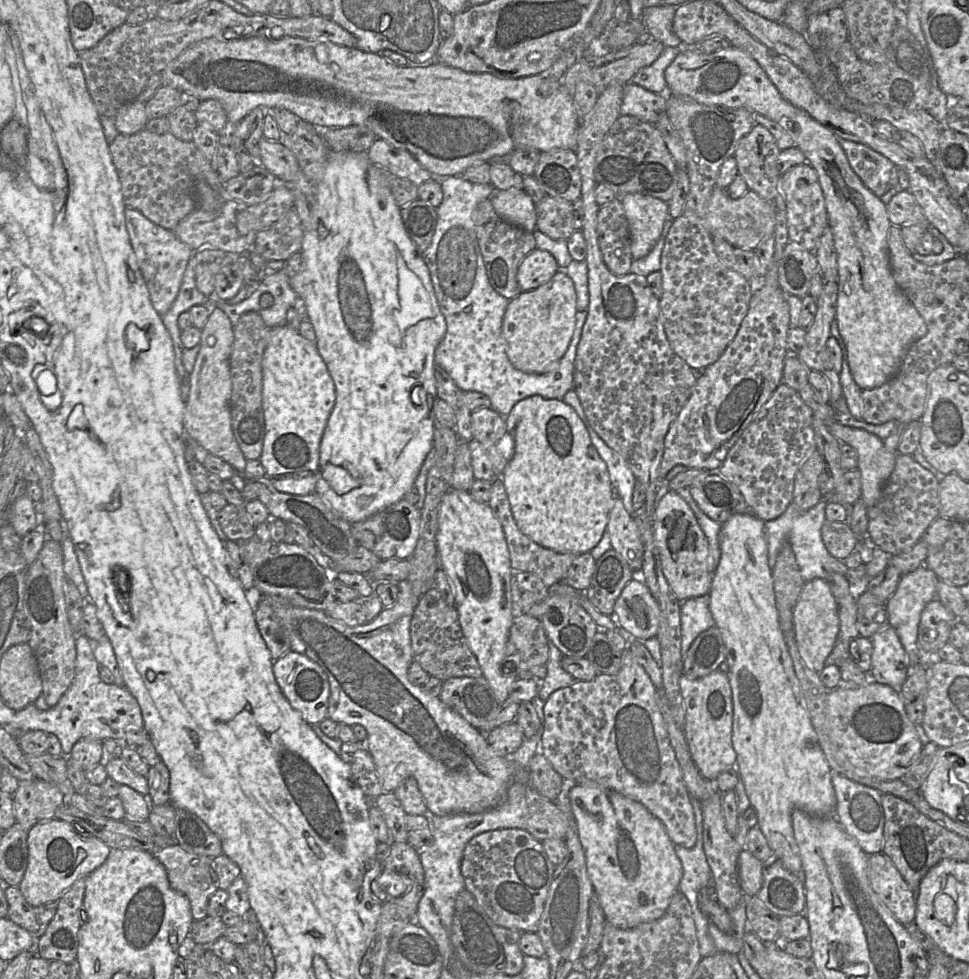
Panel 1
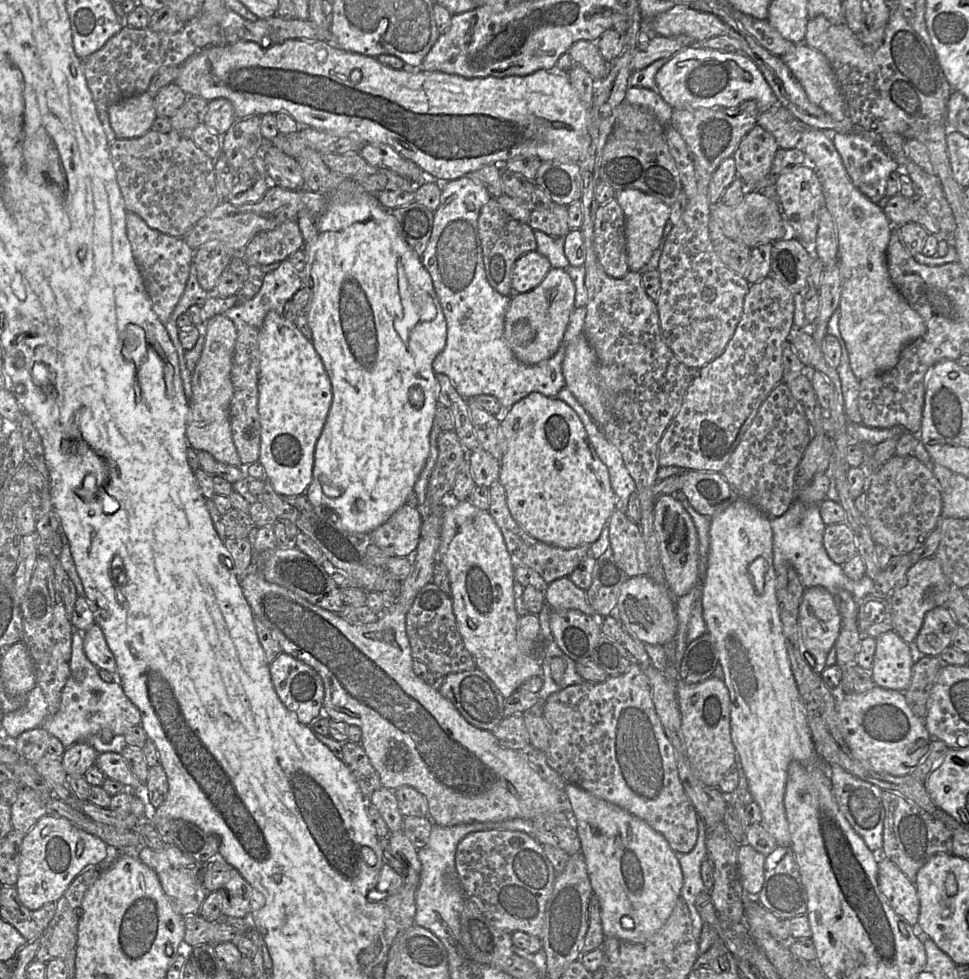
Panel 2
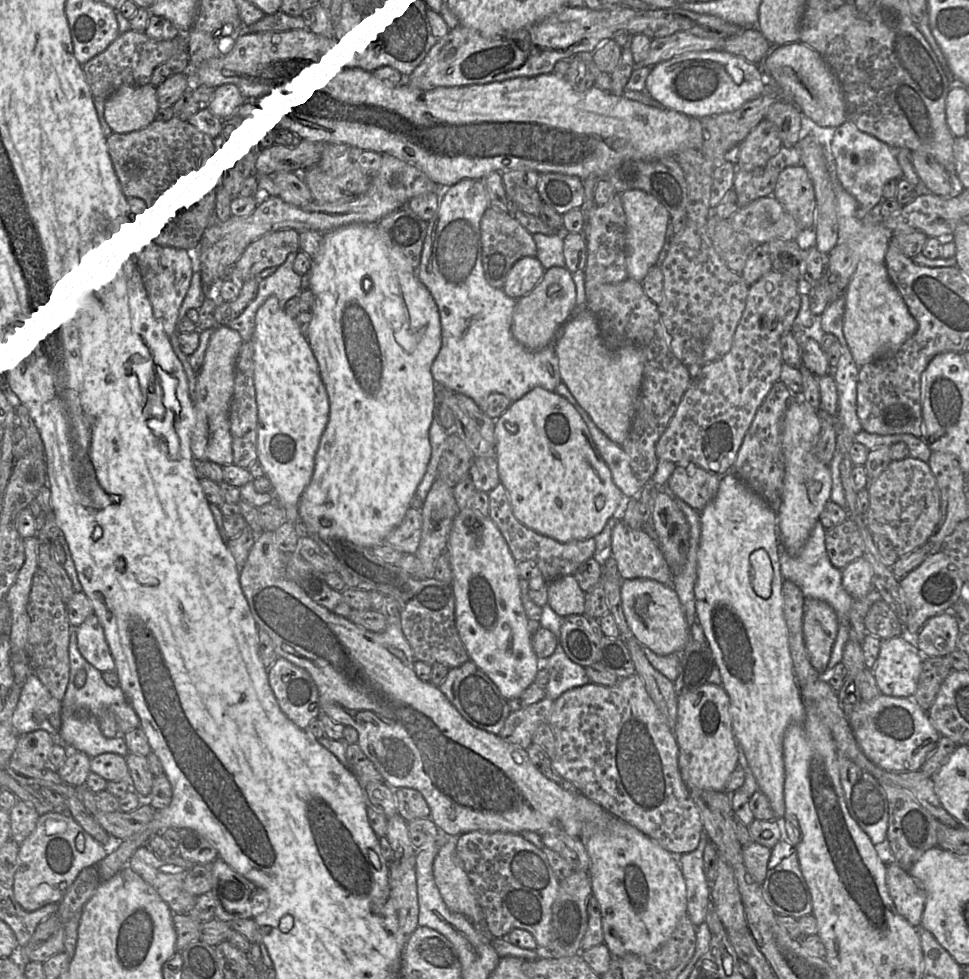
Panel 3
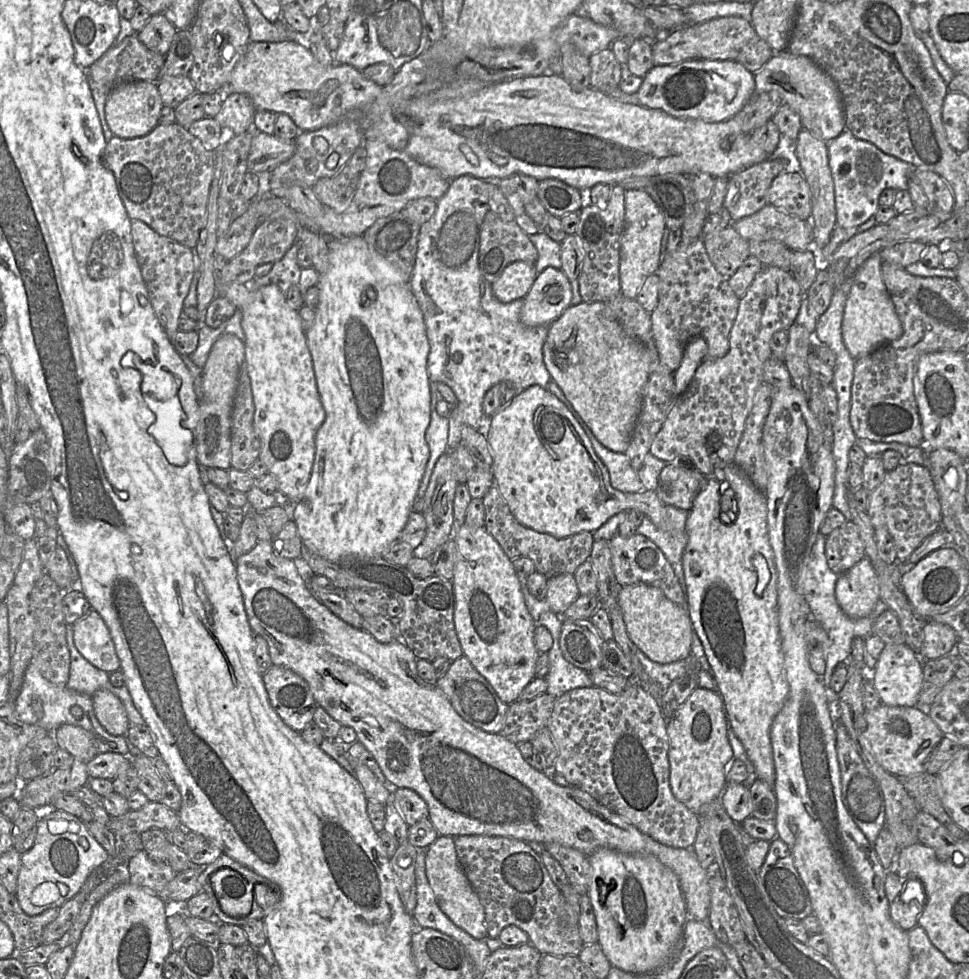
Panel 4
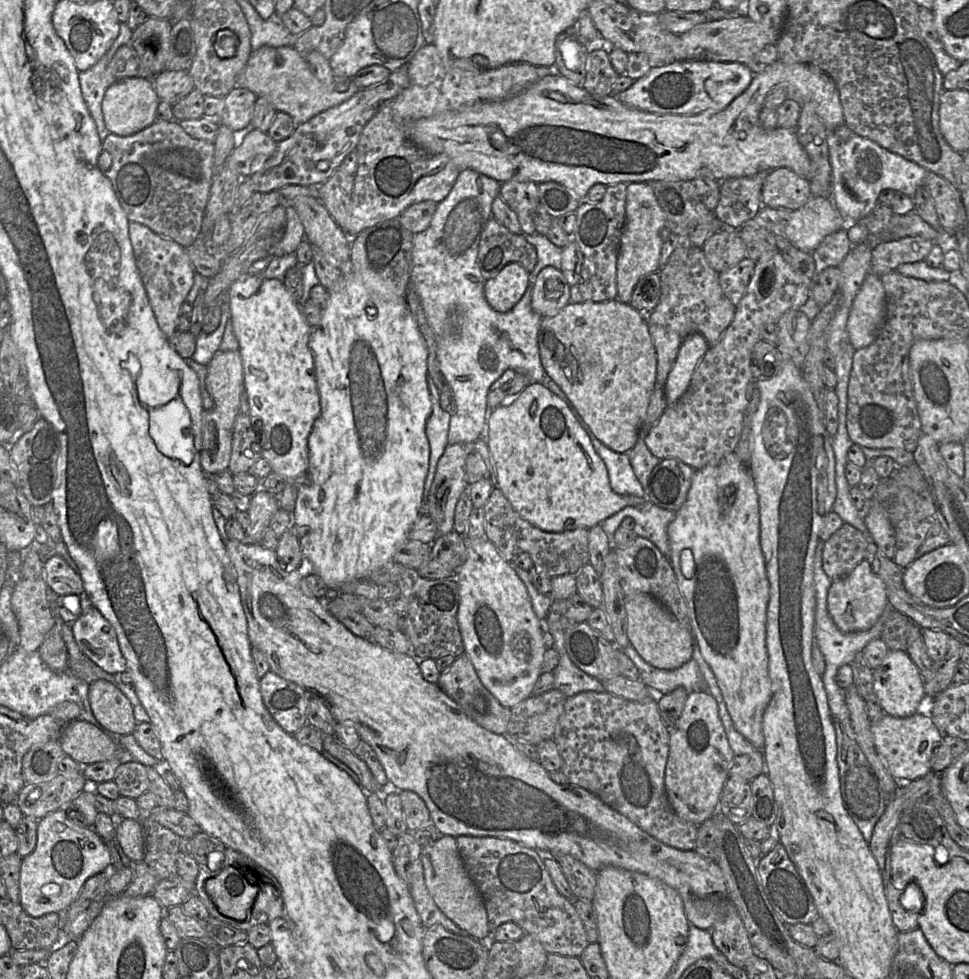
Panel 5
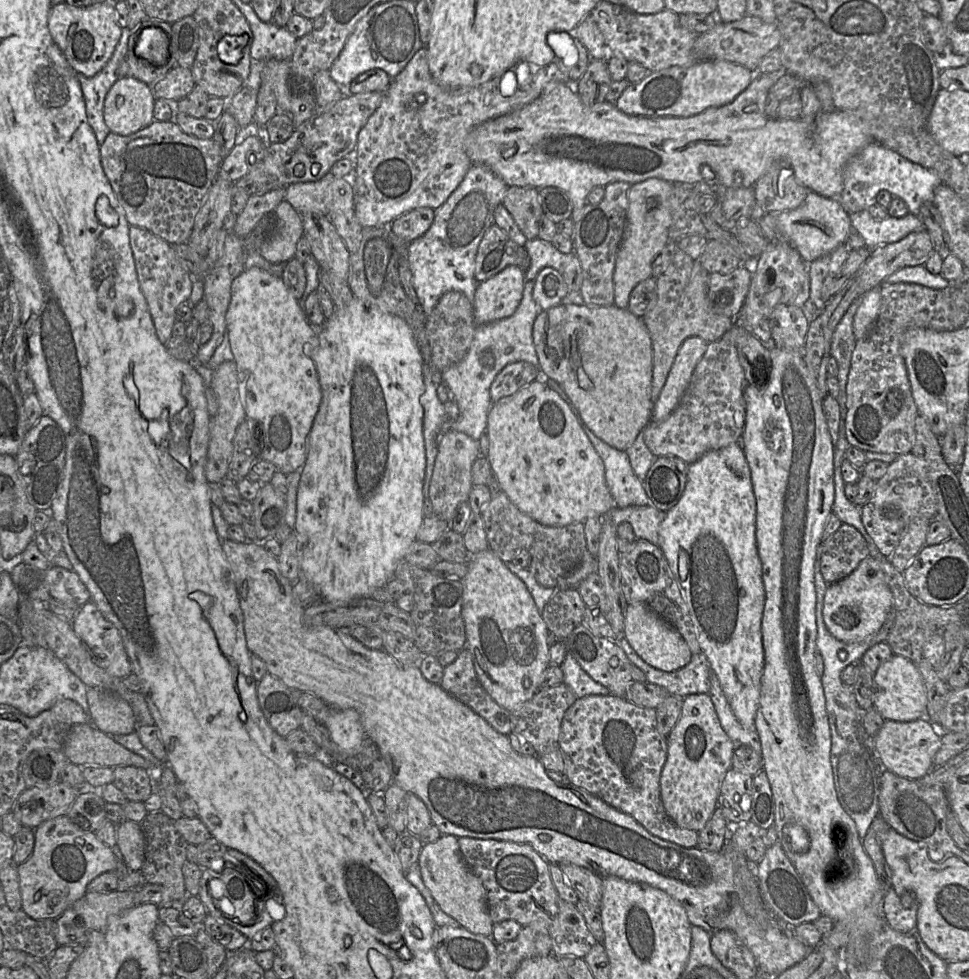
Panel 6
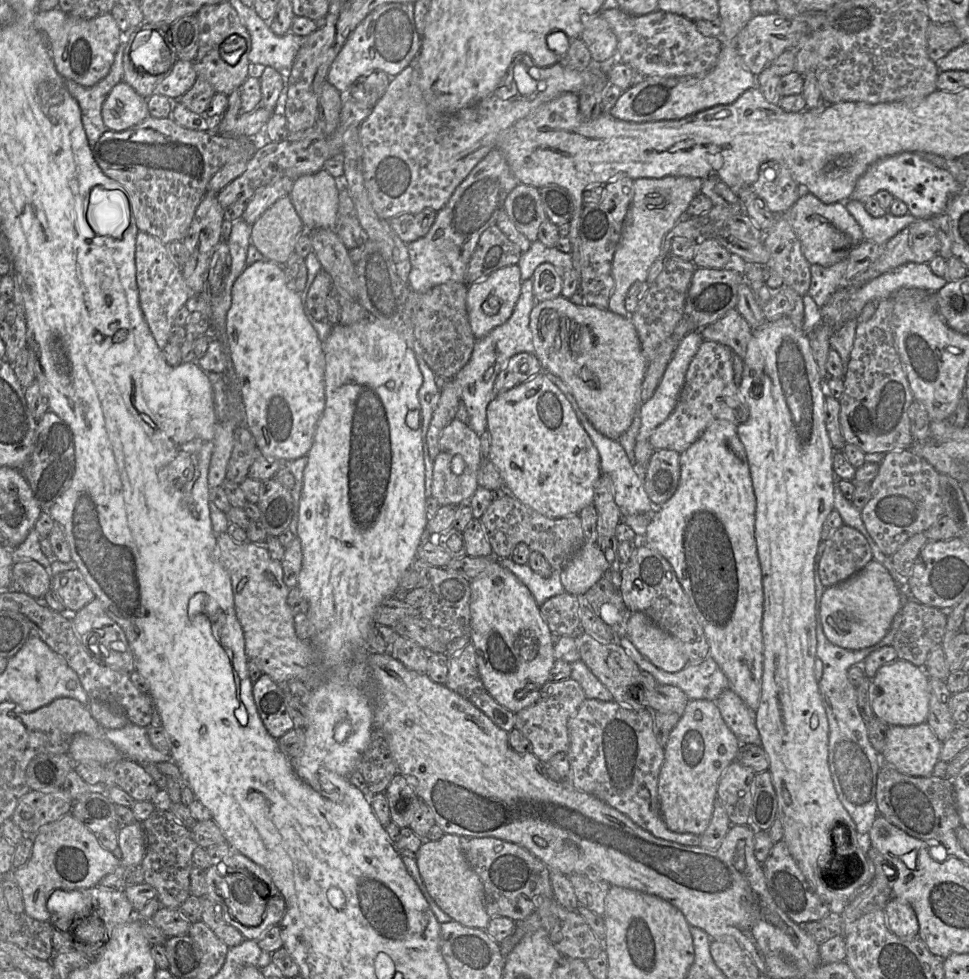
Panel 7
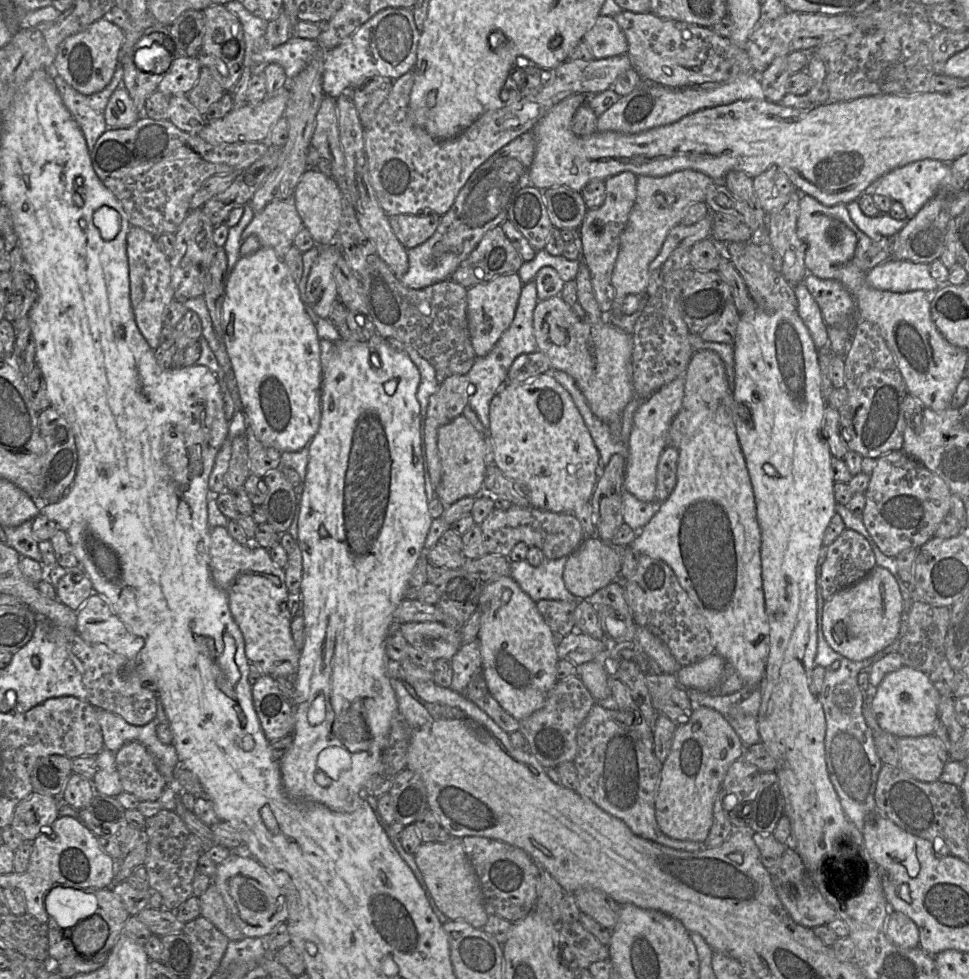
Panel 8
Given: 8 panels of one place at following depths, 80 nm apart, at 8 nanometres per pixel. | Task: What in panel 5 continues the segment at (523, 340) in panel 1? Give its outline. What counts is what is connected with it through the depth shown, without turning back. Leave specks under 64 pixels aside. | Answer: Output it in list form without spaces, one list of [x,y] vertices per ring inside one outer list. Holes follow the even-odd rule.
[[[543,268],[536,278],[531,295],[531,308],[542,318],[557,315],[570,300],[570,286],[561,270]]]

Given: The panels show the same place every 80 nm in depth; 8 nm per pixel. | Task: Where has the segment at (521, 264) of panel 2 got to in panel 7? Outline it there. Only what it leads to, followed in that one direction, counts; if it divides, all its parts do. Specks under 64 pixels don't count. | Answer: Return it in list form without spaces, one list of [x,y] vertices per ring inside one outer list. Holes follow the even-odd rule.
[[[518,265],[504,267],[468,286],[466,308],[471,331],[476,340],[503,325],[512,315],[521,294],[521,271]]]

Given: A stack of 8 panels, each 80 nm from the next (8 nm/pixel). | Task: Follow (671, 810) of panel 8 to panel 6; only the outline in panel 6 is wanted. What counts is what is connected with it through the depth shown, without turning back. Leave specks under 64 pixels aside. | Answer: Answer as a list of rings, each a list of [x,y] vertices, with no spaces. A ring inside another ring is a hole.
[[[708,693],[684,697],[680,718],[667,737],[667,759],[660,778],[661,801],[678,827],[697,832],[705,827],[718,807],[721,783],[732,768],[734,751]]]

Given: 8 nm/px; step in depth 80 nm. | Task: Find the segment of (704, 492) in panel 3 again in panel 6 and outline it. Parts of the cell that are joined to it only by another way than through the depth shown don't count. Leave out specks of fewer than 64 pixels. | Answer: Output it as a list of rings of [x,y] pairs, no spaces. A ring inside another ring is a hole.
[[[673,455],[655,459],[643,481],[653,506],[668,511],[678,503],[687,483],[688,466],[688,463]]]

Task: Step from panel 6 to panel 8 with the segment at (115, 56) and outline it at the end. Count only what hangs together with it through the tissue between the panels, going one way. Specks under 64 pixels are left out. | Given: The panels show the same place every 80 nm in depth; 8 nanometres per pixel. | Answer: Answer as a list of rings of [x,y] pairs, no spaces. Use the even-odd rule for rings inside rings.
[[[120,60],[109,84],[92,95],[81,94],[57,73],[52,73],[52,77],[63,104],[81,129],[91,153],[96,141],[108,129],[104,118],[108,100],[116,88],[123,85],[123,67]]]

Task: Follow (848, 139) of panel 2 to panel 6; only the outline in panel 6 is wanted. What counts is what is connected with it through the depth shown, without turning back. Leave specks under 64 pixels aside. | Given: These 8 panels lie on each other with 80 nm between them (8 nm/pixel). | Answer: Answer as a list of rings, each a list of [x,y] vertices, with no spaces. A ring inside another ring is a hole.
[[[870,142],[854,155],[843,171],[844,188],[837,199],[848,214],[868,210],[876,201],[877,194],[887,190],[902,199],[909,213],[919,216],[921,206],[926,202],[934,203],[934,191],[942,181],[939,176],[916,163],[902,157],[897,152],[885,146]]]

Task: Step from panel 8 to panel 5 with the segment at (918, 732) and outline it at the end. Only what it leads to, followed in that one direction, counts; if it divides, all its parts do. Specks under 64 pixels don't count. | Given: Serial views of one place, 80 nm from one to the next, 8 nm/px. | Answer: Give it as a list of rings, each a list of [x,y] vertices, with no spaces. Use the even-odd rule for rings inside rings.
[[[889,650],[881,664],[873,671],[873,690],[885,714],[906,718],[917,713],[925,697],[919,670],[906,651]]]

